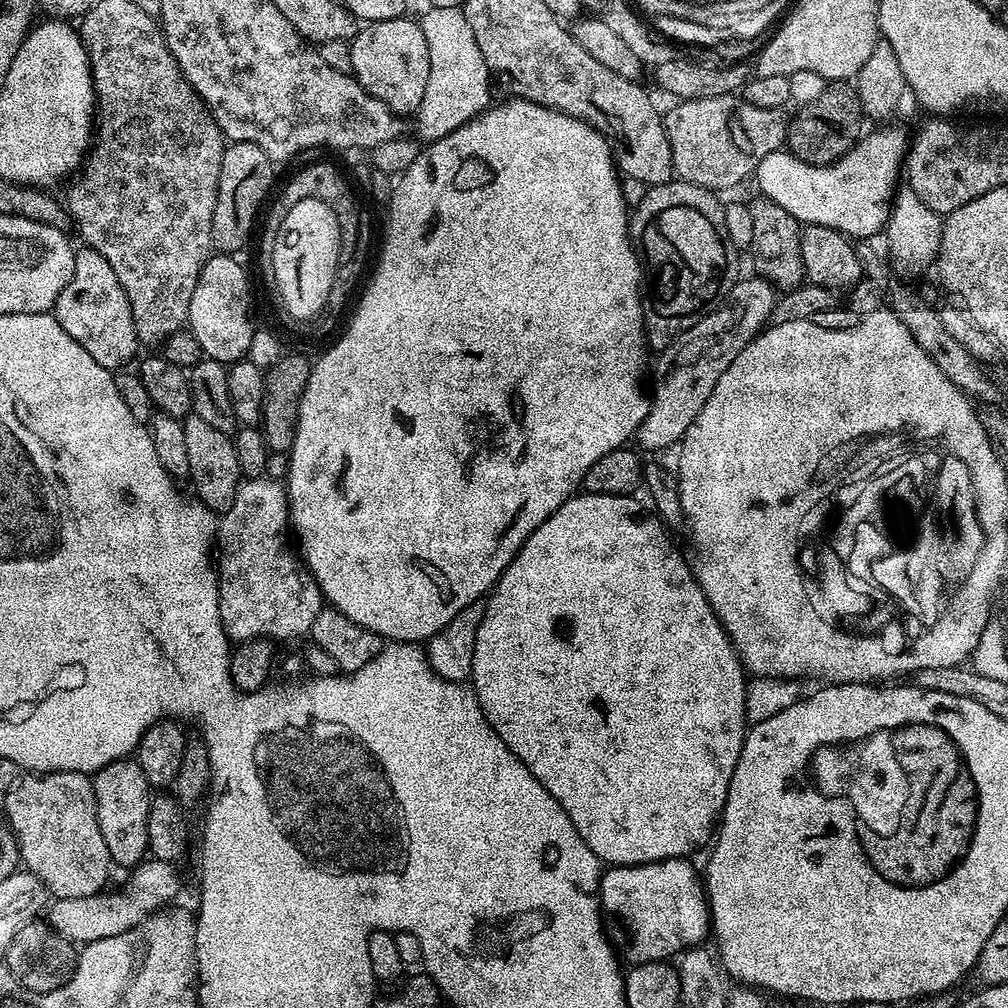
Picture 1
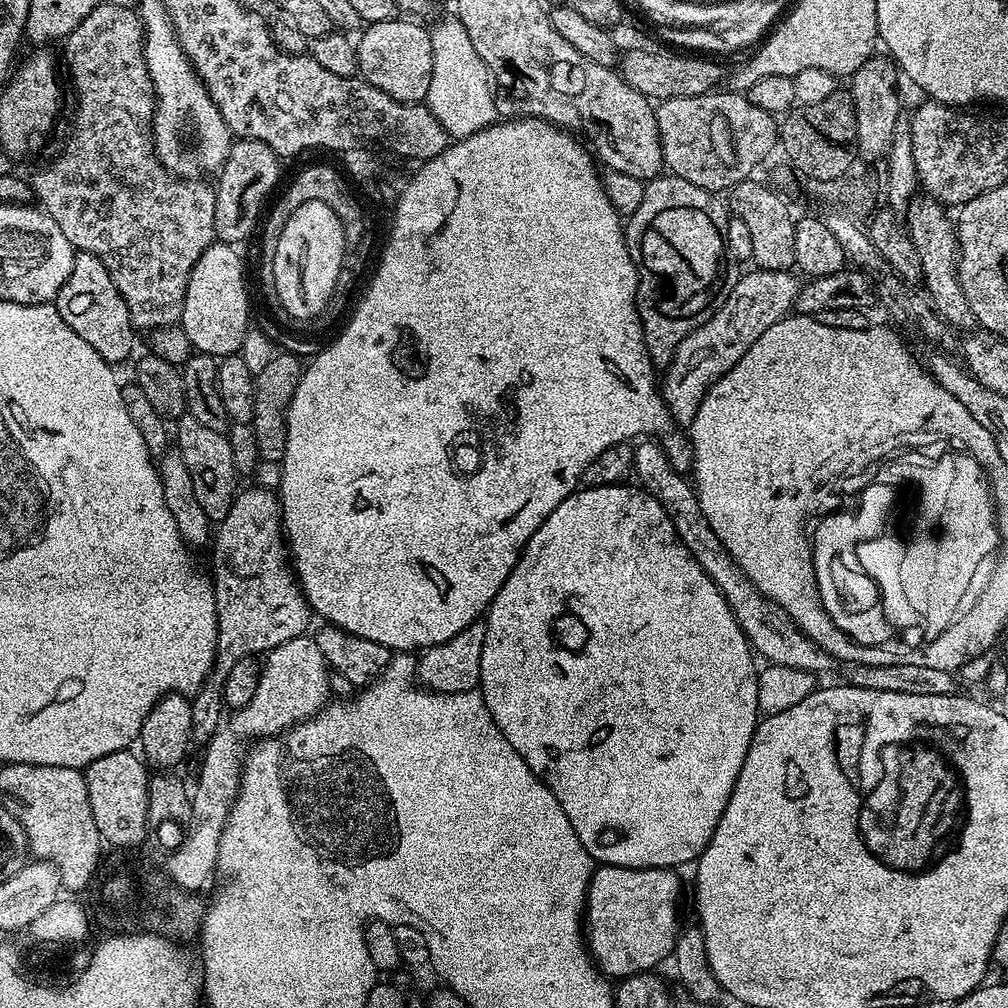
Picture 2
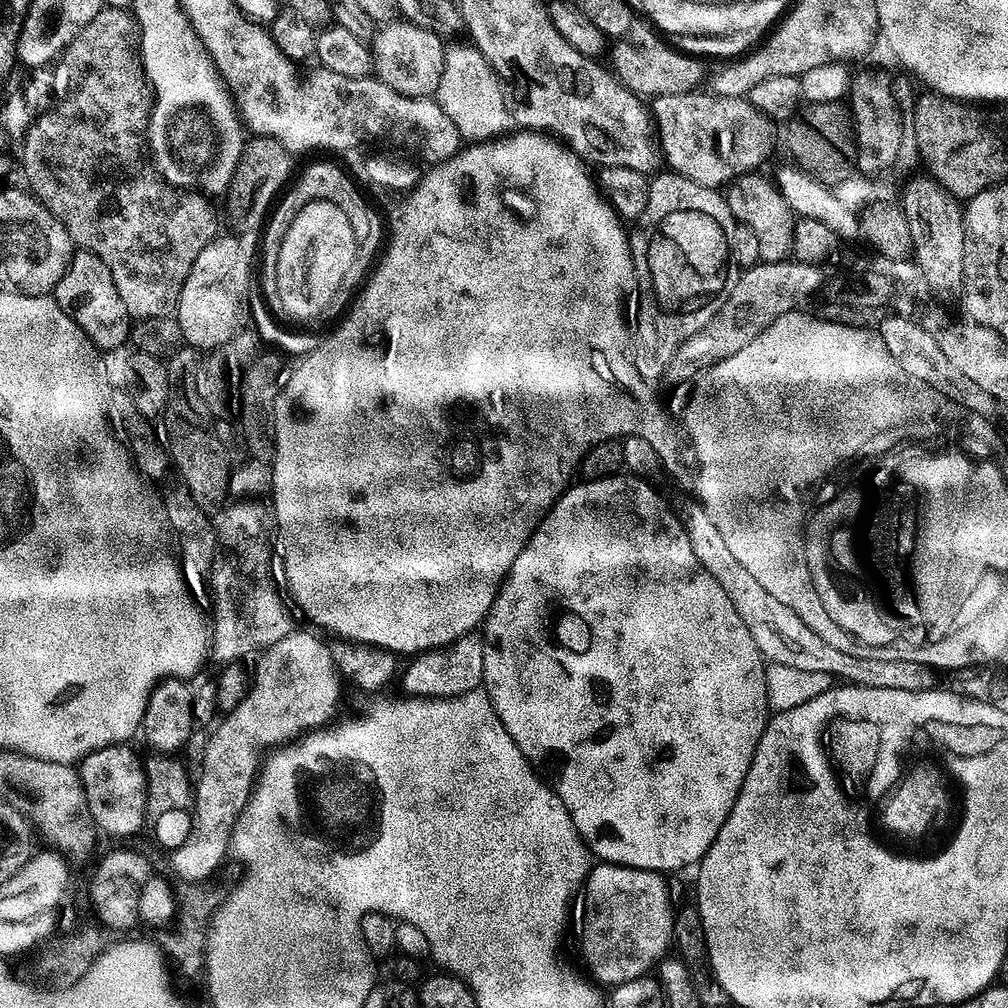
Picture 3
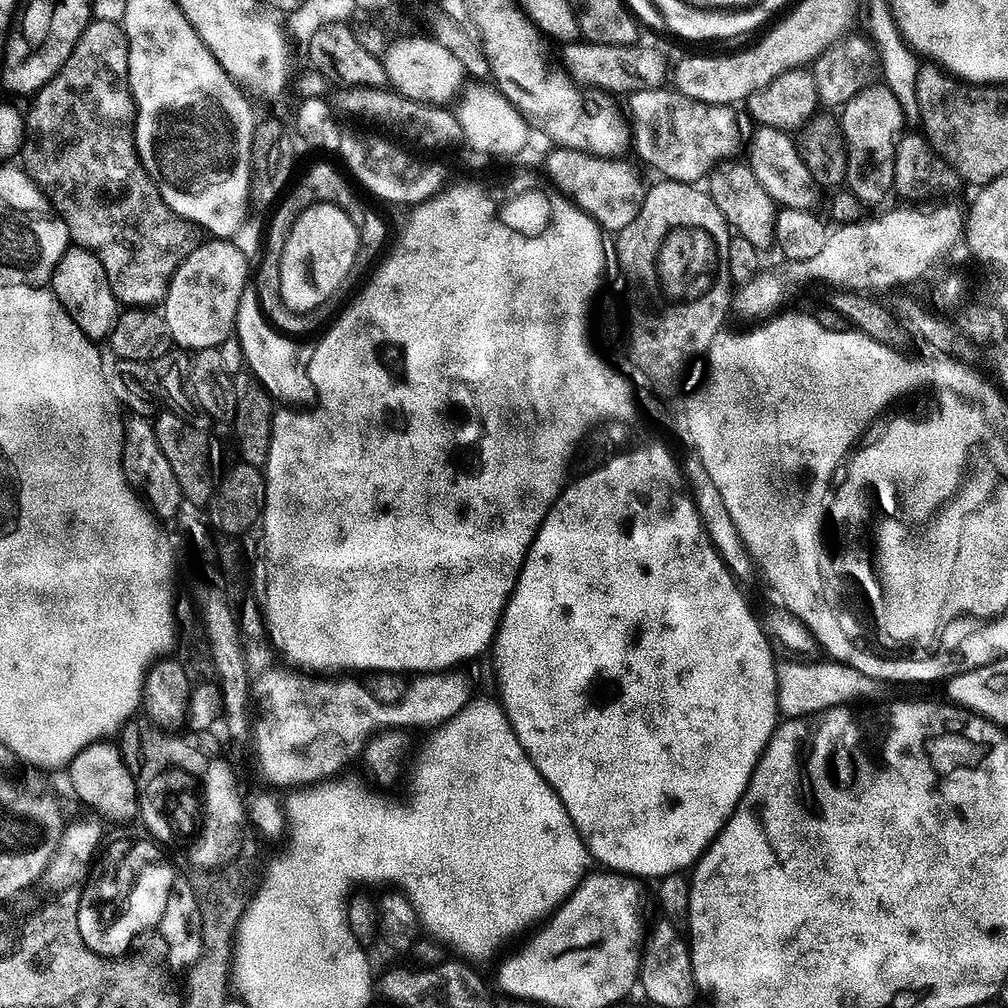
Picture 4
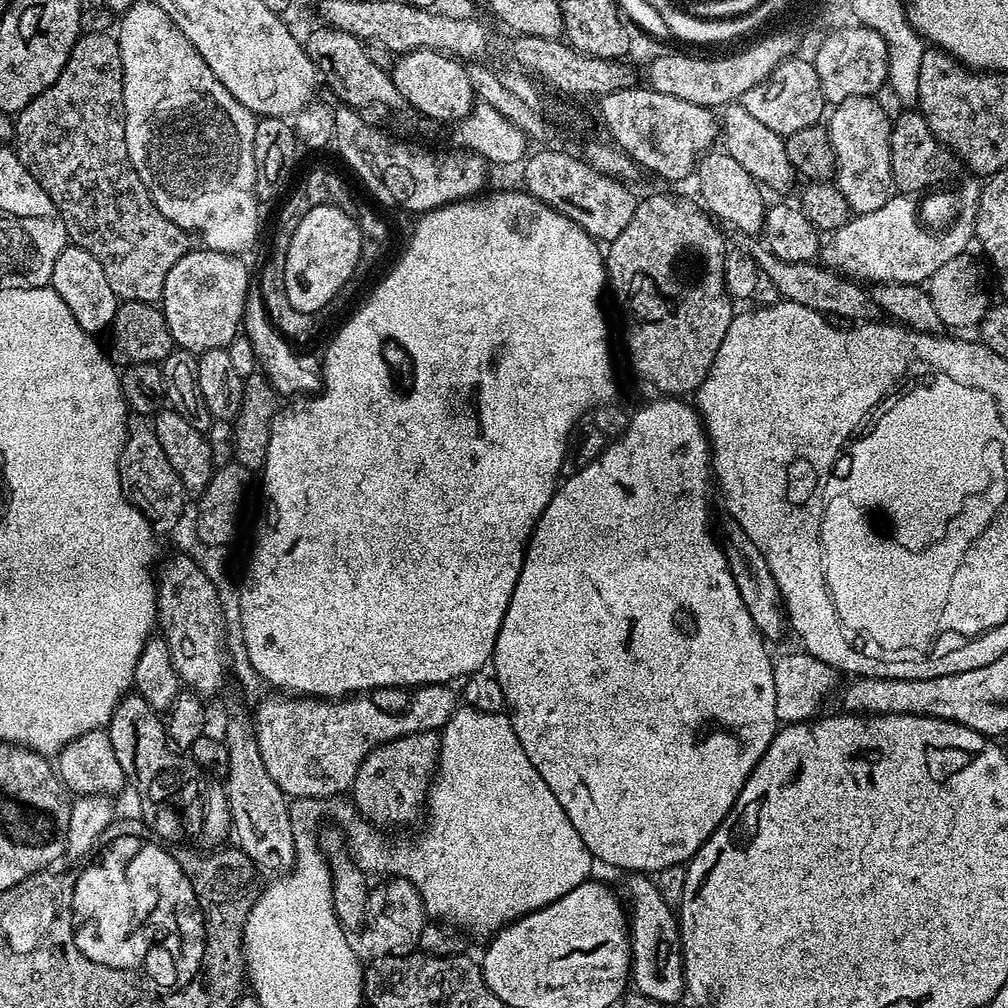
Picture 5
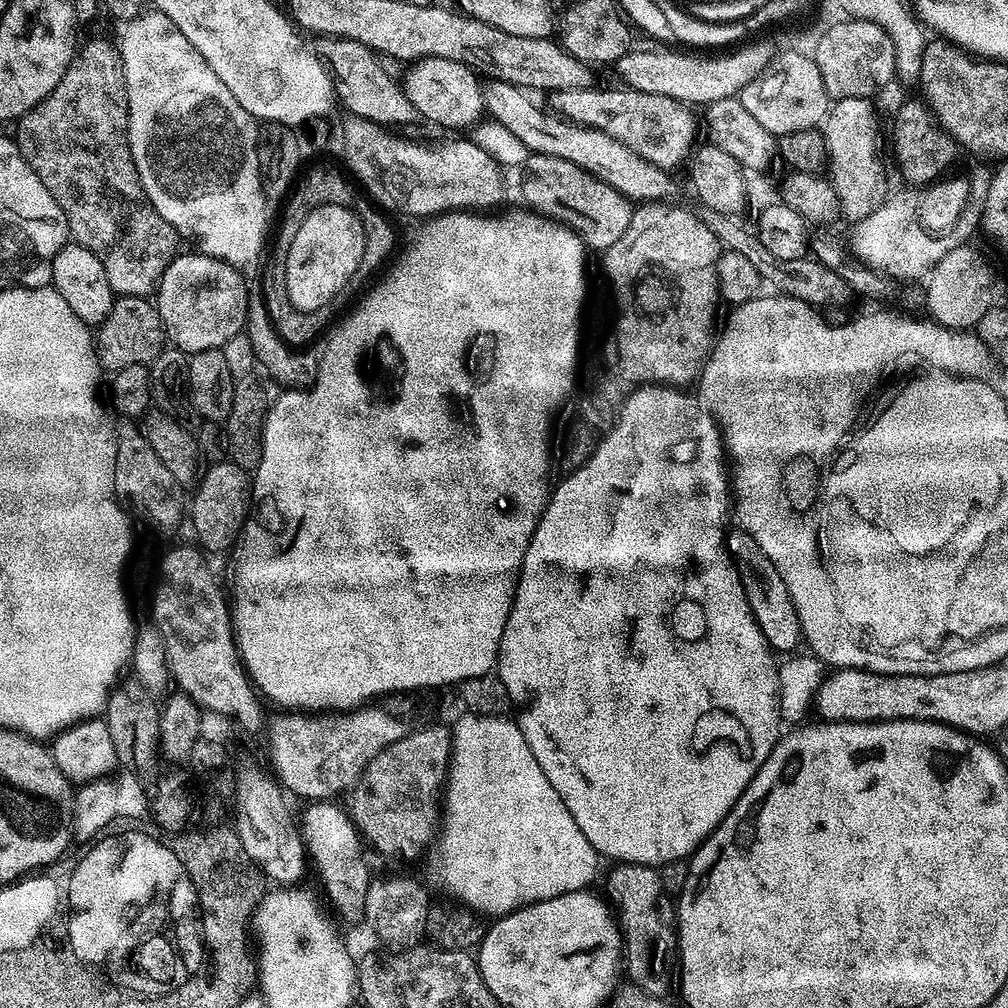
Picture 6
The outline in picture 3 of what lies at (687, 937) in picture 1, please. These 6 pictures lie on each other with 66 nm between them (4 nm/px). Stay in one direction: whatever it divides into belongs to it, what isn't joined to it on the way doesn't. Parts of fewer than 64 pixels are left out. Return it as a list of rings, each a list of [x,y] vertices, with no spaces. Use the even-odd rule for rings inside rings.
[[[596,862],[582,885],[583,896],[584,913],[576,928],[576,944],[584,955],[587,975],[597,985],[607,986],[649,975],[673,943],[674,902],[668,897],[668,880],[645,868]]]

